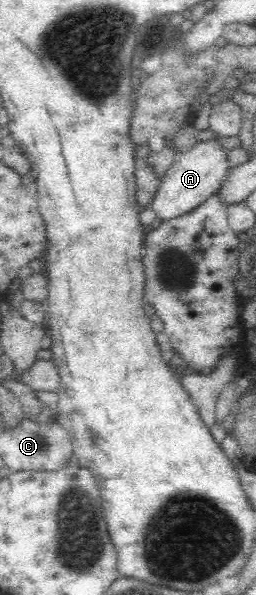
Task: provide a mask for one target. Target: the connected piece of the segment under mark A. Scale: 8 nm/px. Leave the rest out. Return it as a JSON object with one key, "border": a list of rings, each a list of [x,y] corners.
{"border":[[[218,137],[205,141],[196,141],[192,148],[181,152],[173,166],[161,177],[158,190],[150,207],[156,211],[156,216],[162,221],[186,214],[214,195],[220,183],[225,179],[230,170],[230,150],[222,144]]]}

